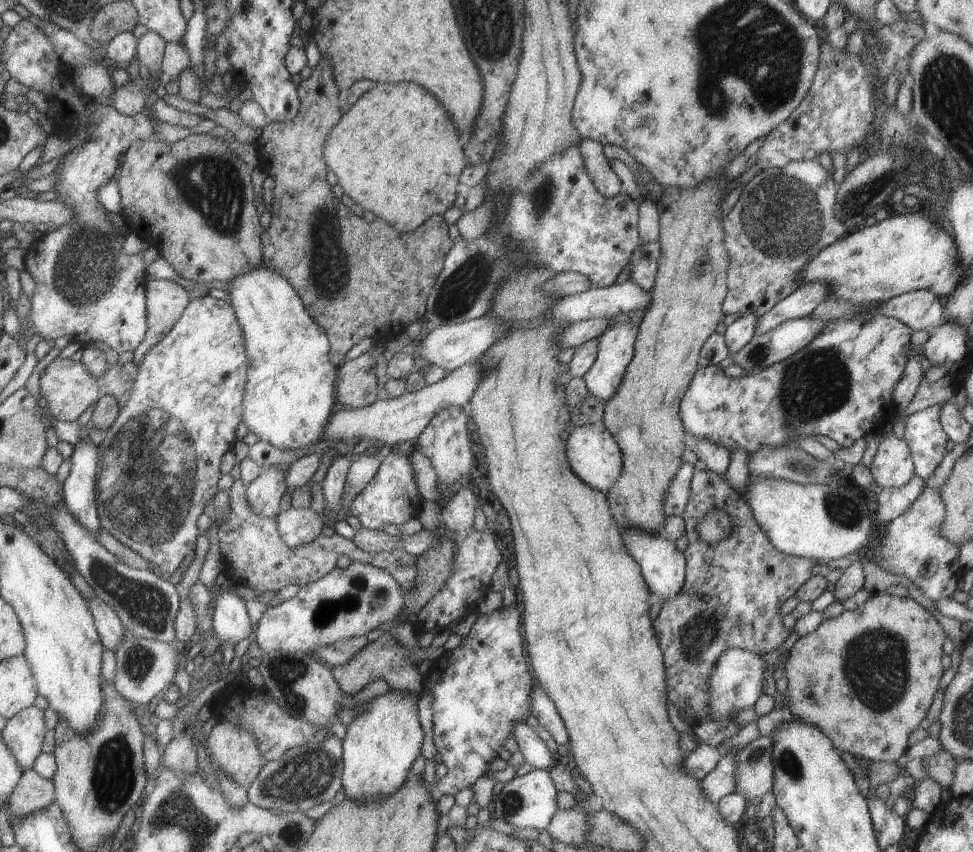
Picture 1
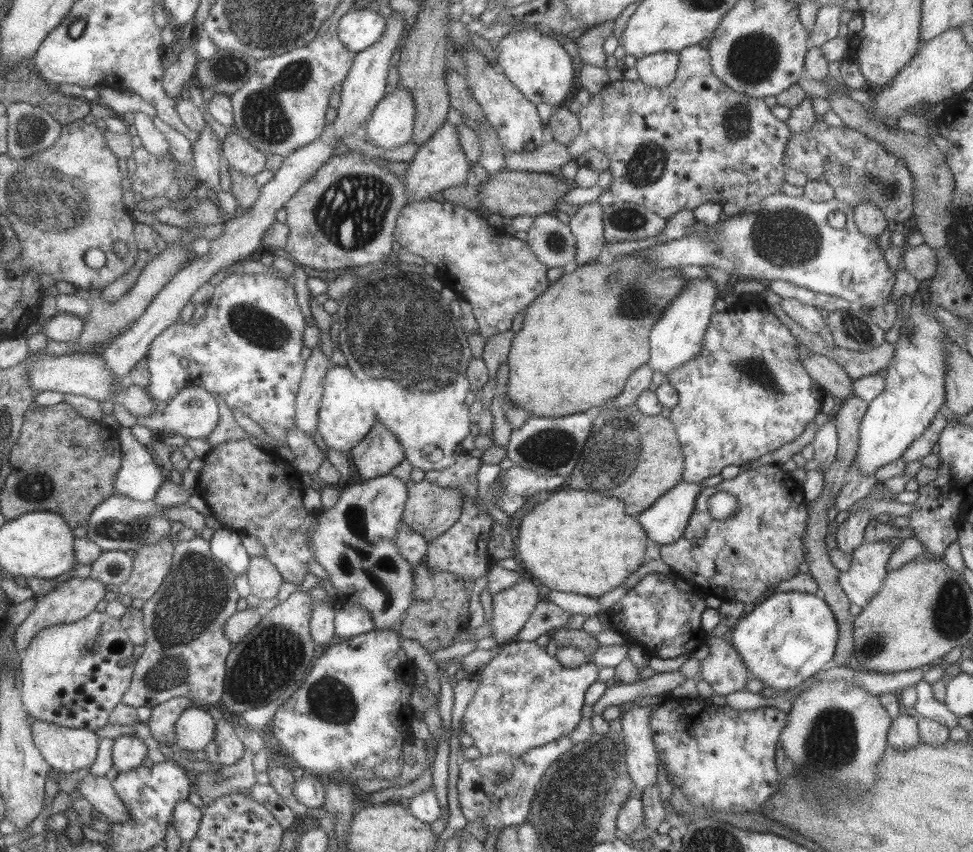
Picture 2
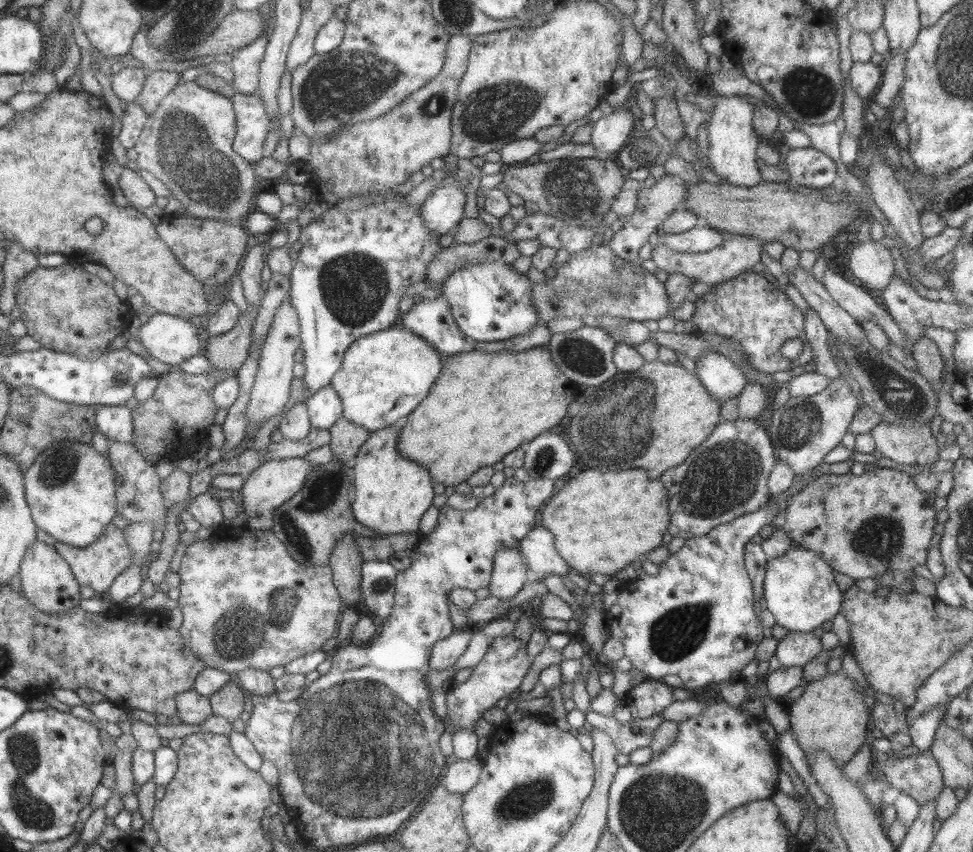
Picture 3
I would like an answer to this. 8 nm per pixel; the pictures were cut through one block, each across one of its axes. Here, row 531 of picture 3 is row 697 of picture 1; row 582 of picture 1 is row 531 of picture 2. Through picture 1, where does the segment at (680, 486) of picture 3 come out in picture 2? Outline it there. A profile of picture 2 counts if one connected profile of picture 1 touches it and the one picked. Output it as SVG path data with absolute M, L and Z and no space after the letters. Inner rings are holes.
M765 464L749 470L742 469L733 478L721 479L719 483L700 490L683 534L674 543L660 546L660 559L701 596L749 604L765 590L798 573L797 566L804 561L802 538L807 520L806 504L801 484L791 473L783 472L779 465ZM717 492L731 494L737 500L737 512L723 520L714 519L707 508L709 497Z

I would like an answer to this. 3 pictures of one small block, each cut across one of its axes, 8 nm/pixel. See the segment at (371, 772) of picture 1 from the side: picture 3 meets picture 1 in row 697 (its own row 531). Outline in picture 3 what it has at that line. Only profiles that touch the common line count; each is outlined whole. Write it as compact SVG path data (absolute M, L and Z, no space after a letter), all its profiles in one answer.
M385 430L369 434L355 454L352 472L355 500L351 504L351 514L357 522L383 535L417 532L419 519L432 506L434 498L431 475L419 463L396 452L389 454Z

